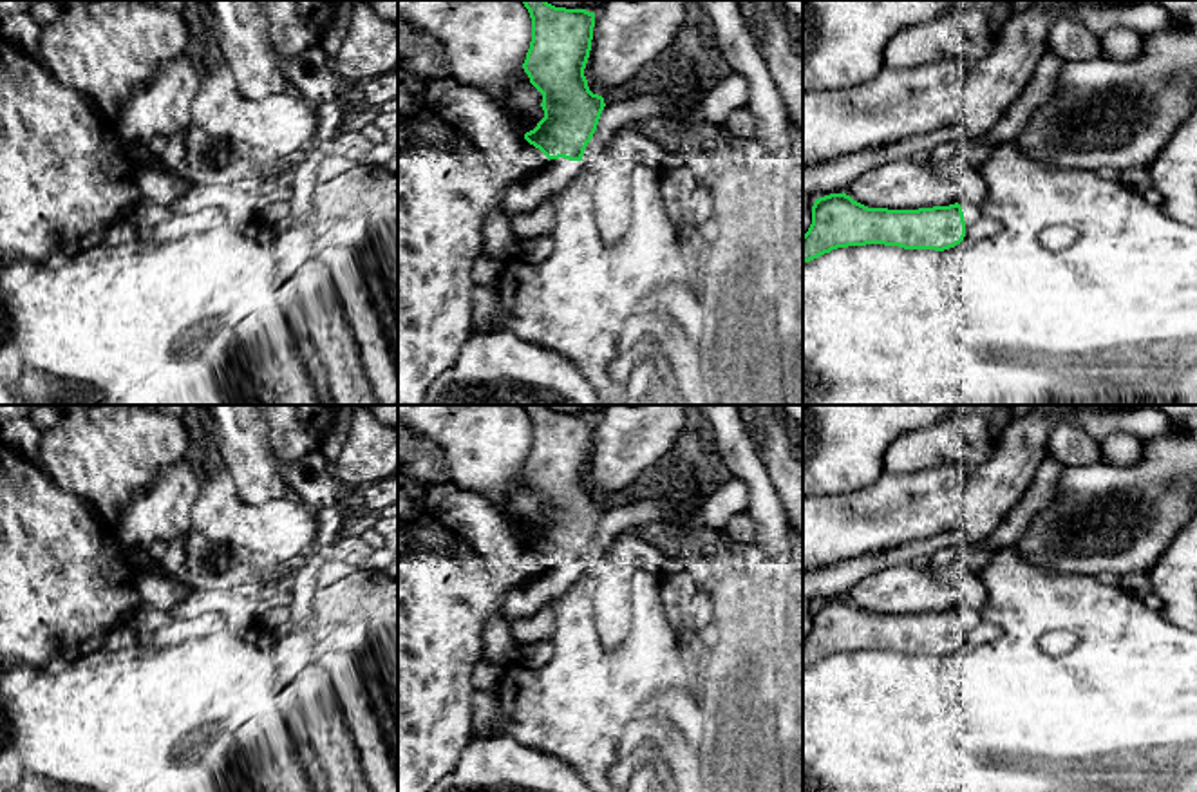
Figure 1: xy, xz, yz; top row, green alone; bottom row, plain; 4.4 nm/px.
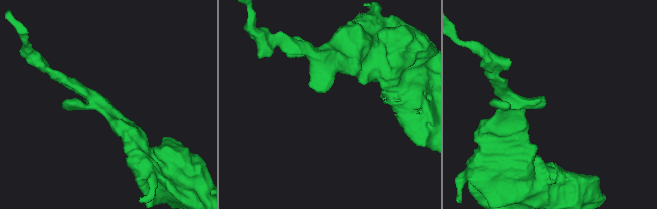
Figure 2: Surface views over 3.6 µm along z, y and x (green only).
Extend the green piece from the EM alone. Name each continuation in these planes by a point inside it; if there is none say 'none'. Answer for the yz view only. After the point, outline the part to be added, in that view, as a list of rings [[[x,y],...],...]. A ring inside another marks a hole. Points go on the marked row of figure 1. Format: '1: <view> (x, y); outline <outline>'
1: yz (971, 212); outline [[[960,203],[960,206],[962,206],[962,212],[964,212],[966,224],[975,222],[980,217],[978,204]]]

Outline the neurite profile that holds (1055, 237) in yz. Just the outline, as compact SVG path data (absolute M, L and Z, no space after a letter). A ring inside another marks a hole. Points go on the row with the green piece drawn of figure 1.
M1058 224L1041 228L1038 235L1040 235L1041 244L1049 250L1065 250L1065 248L1070 248L1078 240L1076 230L1058 226Z

